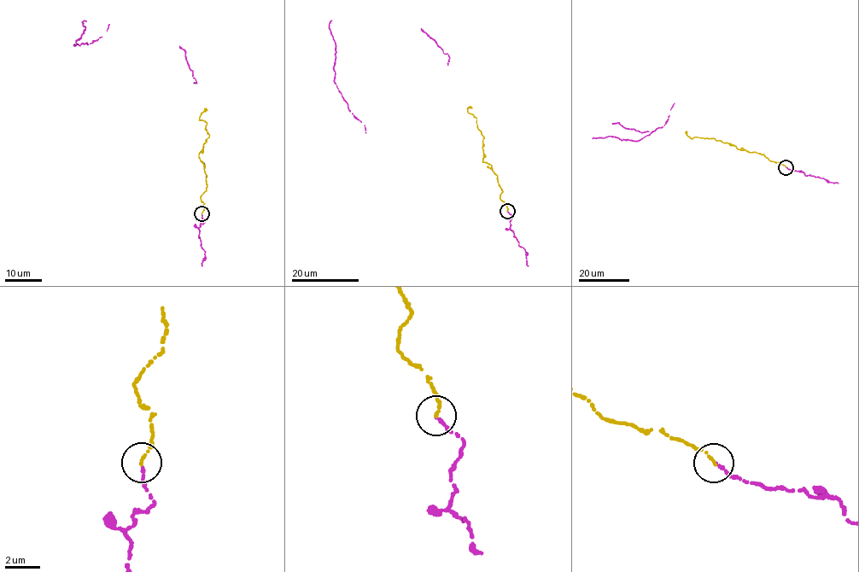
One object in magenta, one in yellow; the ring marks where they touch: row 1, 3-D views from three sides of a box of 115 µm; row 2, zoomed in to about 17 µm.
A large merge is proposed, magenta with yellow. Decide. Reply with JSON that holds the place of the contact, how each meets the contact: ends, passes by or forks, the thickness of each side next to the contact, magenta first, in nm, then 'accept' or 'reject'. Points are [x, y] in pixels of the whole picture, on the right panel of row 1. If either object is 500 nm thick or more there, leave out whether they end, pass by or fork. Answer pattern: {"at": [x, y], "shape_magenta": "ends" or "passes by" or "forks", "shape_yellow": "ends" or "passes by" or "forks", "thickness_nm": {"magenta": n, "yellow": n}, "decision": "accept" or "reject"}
{"at": [785, 167], "shape_magenta": "ends", "shape_yellow": "ends", "thickness_nm": {"magenta": 190, "yellow": 150}, "decision": "accept"}

